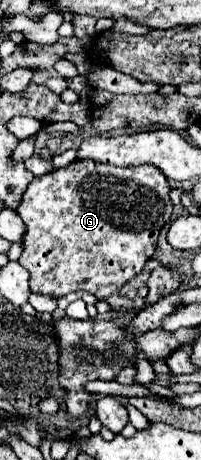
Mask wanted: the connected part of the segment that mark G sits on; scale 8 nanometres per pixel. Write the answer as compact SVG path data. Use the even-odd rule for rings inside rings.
M76 159L64 169L34 177L24 193L20 207L16 209L26 225L22 241L24 251L18 263L30 271L30 289L34 293L50 295L56 299L84 289L98 299L108 299L124 283L142 273L146 261L154 255L160 229L172 217L172 201L168 193L168 179L164 173L160 173L160 169L154 169L152 165L114 167Z

